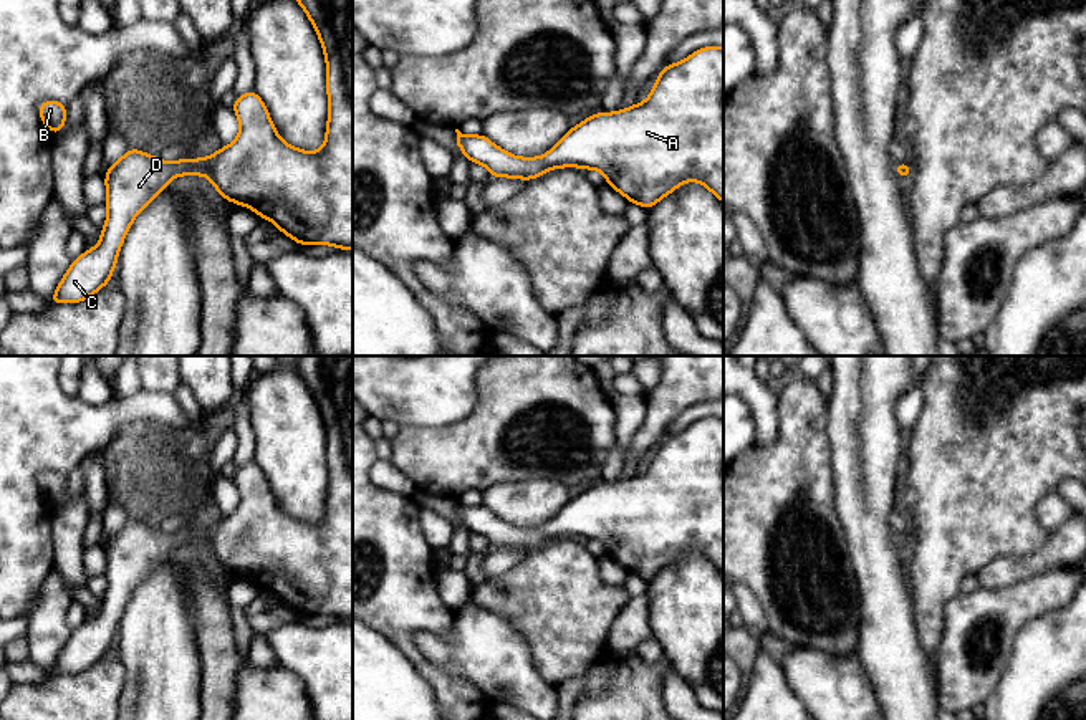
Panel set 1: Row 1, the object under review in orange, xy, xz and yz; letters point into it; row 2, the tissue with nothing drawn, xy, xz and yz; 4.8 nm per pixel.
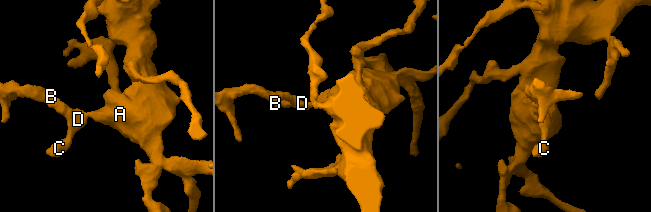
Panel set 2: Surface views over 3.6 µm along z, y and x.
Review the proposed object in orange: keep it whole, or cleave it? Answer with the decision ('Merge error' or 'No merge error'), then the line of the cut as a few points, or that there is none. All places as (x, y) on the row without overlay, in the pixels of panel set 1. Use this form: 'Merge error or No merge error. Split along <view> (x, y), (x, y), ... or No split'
No merge error. No split

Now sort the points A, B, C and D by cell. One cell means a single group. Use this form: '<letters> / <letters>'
A B C D

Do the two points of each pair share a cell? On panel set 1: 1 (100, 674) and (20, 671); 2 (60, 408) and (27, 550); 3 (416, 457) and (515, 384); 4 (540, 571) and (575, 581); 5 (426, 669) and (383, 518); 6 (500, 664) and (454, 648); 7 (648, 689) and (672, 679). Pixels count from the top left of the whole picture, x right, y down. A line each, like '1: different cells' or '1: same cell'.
1: different cells
2: same cell
3: same cell
4: same cell
5: same cell
6: same cell
7: different cells

